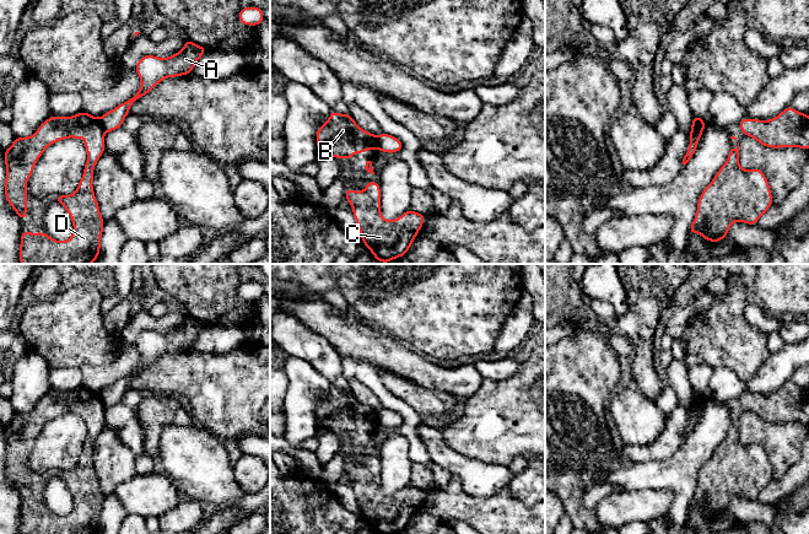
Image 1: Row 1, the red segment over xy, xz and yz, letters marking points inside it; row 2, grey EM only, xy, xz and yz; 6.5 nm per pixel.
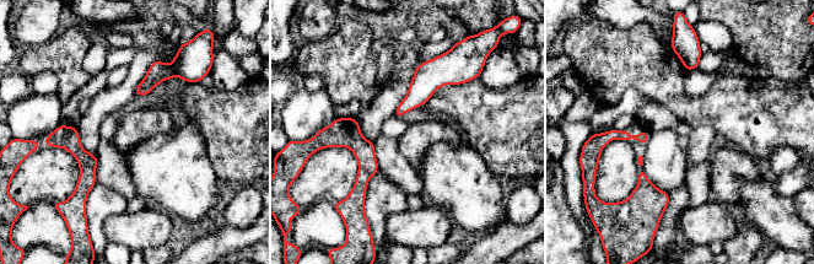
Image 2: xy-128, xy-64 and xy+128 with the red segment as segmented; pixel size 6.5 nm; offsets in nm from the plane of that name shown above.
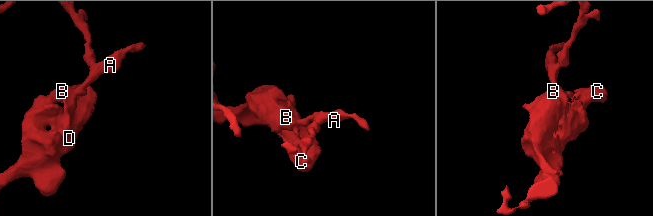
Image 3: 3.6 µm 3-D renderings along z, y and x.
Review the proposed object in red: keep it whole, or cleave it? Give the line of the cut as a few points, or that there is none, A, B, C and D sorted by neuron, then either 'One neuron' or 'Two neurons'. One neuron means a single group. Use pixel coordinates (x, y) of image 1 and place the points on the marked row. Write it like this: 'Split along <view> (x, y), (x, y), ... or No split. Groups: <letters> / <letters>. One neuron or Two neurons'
Split along xz (376, 136), (376, 146), (378, 149). Groups: A / B C D. Two neurons

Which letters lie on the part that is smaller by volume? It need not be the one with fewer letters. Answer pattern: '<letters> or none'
A

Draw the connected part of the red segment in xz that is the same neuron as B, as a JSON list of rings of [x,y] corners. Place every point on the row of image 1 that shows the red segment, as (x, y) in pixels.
[[[331,110],[329,119],[315,133],[319,153],[334,158],[363,153],[377,147],[377,136],[361,129],[350,114]]]

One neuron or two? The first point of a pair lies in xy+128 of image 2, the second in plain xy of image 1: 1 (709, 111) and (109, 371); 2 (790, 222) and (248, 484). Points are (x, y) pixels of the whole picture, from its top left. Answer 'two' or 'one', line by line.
1: two
2: two

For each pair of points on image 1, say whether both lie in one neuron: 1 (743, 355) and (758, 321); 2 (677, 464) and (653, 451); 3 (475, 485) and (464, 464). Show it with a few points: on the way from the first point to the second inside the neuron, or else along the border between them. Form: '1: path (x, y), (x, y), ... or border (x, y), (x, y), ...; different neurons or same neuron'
1: border (745, 303), (744, 317), (767, 334); different neurons
2: border (684, 441), (668, 458), (641, 460), (638, 463); different neurons
3: path (475, 480), (475, 476), (468, 469); same neuron

